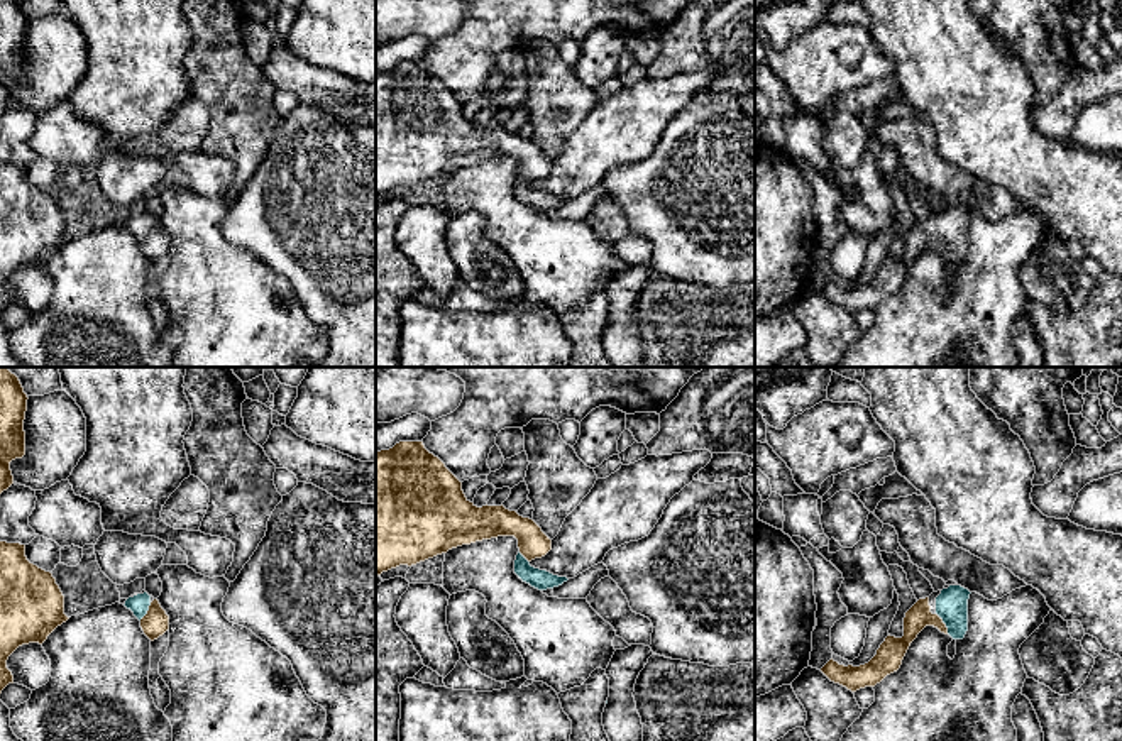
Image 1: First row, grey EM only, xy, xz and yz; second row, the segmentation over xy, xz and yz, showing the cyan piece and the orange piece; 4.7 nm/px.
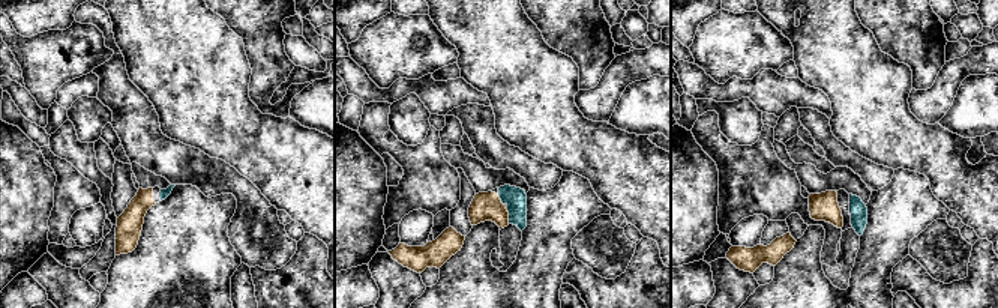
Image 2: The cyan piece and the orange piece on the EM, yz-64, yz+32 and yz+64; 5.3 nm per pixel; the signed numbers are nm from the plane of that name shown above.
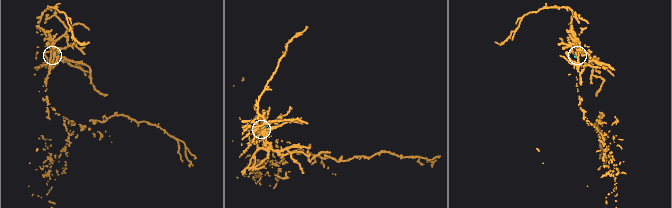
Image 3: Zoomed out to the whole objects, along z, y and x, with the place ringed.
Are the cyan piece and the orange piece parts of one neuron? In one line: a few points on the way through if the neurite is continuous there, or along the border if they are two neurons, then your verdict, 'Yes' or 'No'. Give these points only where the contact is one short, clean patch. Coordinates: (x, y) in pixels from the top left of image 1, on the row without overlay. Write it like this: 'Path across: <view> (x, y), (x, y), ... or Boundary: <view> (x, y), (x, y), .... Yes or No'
Path across: yz (951, 225), (951, 234), (943, 242), (919, 237). Yes

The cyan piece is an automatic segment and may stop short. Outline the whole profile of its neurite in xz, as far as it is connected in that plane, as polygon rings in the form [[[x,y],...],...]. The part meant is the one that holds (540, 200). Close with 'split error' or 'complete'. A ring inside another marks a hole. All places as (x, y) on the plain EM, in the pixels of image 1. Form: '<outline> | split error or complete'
[[[399,63],[376,74],[376,196],[498,157],[518,161],[514,195],[523,203],[547,211],[569,201],[530,186],[552,171],[533,140],[503,125],[477,129],[423,63]]] | split error

